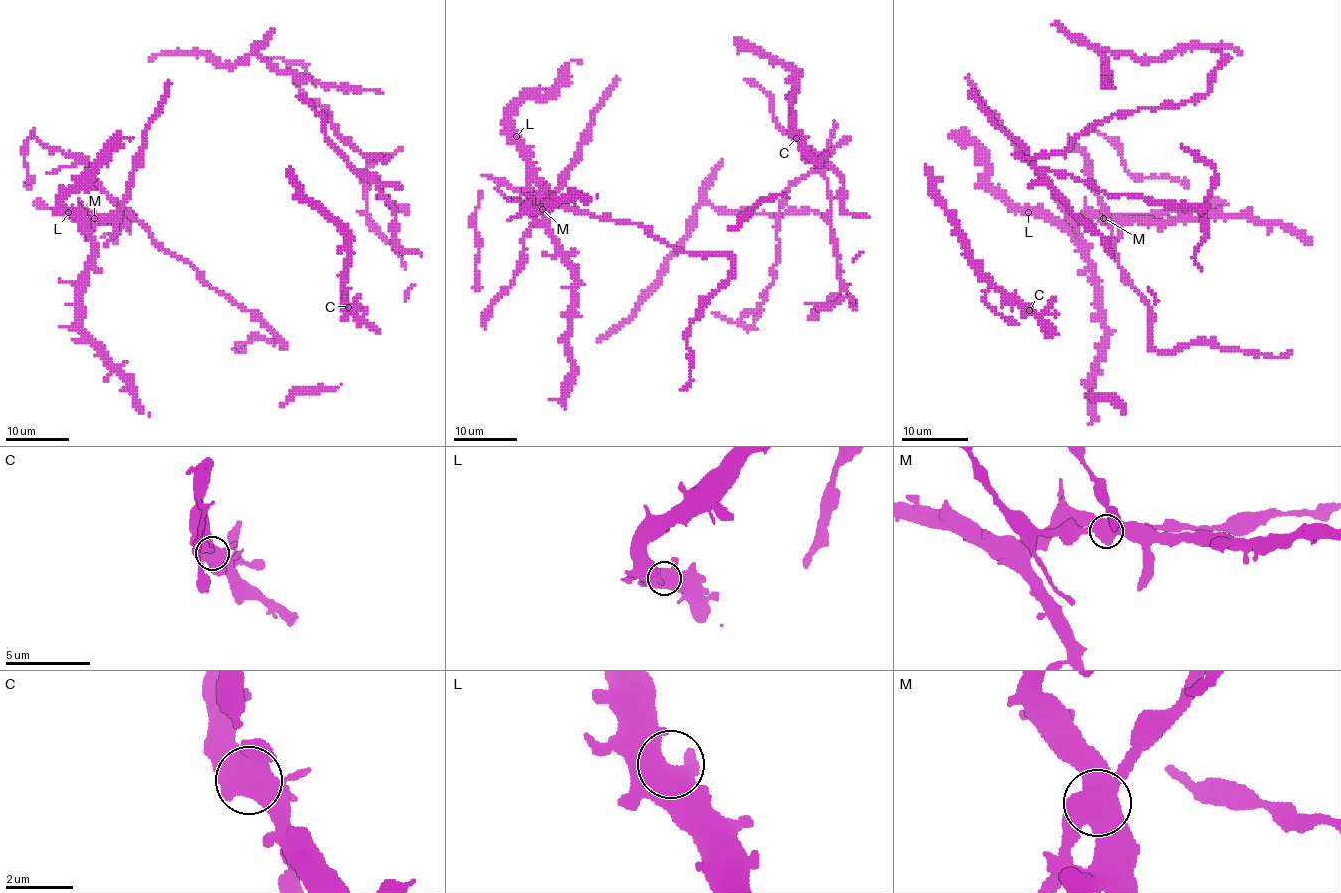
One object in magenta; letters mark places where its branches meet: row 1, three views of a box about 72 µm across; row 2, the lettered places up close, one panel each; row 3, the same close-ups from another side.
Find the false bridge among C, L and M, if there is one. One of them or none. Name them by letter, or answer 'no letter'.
no letter

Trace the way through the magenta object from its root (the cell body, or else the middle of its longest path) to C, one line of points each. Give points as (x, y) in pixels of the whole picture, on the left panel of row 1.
C: (371, 331), (348, 307)

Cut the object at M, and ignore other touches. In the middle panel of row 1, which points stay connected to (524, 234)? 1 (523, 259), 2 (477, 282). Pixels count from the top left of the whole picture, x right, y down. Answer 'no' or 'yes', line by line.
1: yes
2: no

